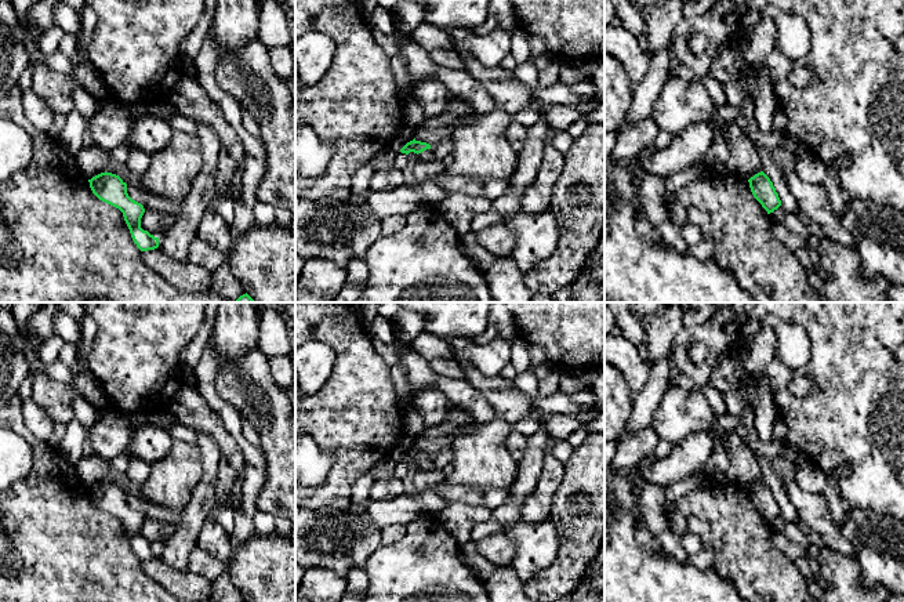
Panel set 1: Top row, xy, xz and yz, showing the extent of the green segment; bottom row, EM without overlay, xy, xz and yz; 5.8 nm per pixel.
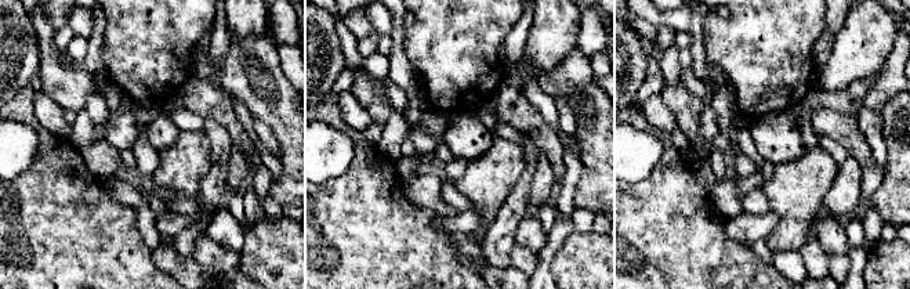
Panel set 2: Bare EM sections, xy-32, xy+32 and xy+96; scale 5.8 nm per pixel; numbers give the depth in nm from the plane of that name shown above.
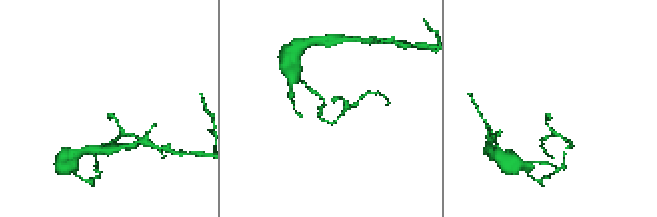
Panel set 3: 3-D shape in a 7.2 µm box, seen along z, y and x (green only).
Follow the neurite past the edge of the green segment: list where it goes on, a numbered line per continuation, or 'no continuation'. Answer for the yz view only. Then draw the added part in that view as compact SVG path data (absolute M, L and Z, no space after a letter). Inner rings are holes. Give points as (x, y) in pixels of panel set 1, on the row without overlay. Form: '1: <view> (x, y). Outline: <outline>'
no continuation

